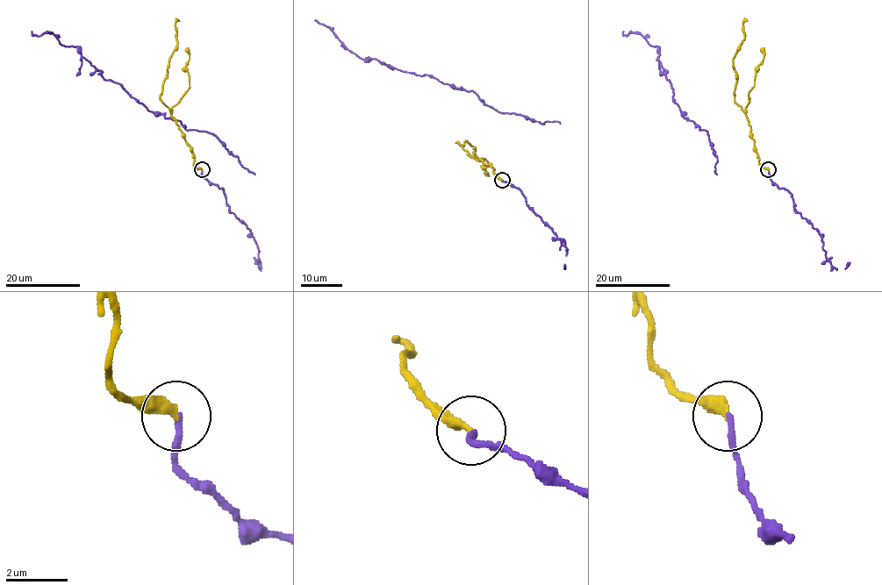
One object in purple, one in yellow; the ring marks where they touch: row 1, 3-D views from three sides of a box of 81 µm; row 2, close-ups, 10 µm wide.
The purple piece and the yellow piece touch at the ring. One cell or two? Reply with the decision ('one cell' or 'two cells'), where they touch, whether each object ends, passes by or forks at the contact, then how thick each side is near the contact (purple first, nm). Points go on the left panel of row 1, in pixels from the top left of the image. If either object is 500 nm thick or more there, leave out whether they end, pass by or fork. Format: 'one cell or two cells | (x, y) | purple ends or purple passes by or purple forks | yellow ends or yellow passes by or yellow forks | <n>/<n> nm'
one cell | (202, 169) | purple ends | yellow ends | 200/340 nm

